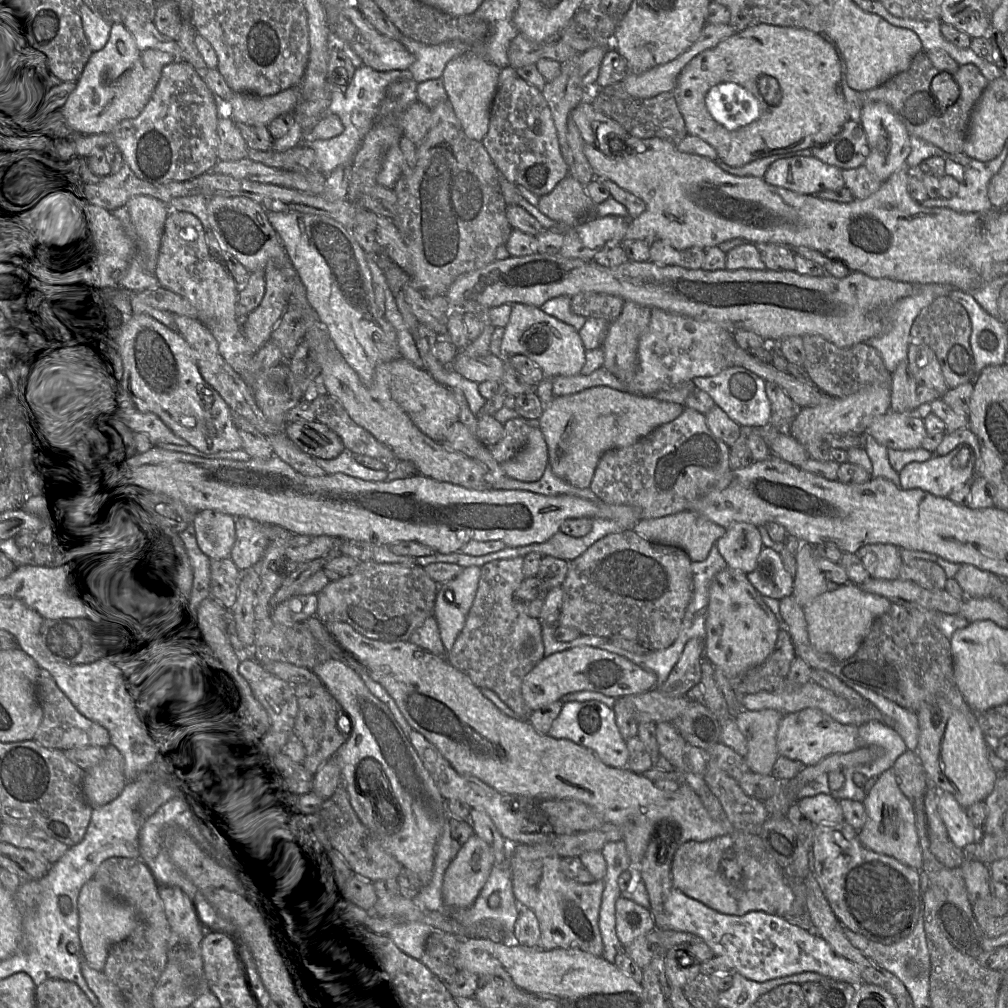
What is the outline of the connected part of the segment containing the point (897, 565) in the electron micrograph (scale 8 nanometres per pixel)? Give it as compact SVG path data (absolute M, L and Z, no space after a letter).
M867 544L856 552L871 578L892 580L899 577L903 564L900 549L892 544Z

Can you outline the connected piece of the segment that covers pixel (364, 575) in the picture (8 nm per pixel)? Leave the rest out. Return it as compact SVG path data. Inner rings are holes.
M362 562L354 573L337 581L330 581L318 594L316 616L325 624L331 621L345 622L361 635L385 642L410 641L415 629L434 616L436 593L440 584L431 579L420 565Z

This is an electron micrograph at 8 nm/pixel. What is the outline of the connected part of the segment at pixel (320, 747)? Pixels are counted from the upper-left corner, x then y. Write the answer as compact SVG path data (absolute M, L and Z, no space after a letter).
M295 685L298 713L293 734L304 745L305 754L302 760L304 768L312 776L330 758L334 757L351 733L352 724L349 716L334 699L327 688L322 685Z

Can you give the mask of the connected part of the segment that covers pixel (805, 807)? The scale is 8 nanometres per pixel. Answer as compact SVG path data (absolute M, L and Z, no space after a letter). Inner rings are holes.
M818 794L797 802L800 810L814 824L838 824L844 821L839 801L832 794Z

